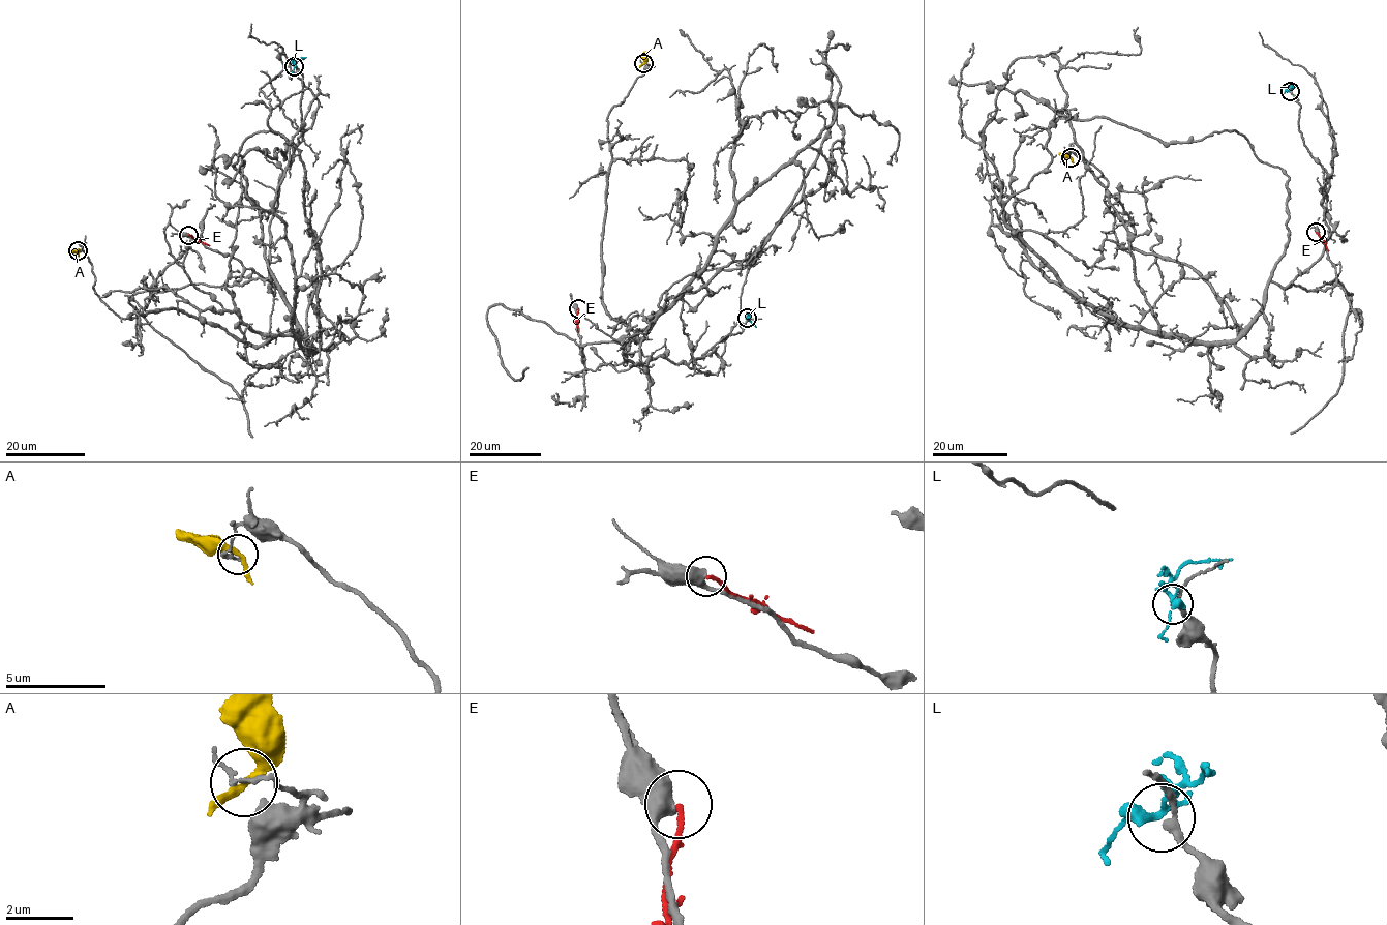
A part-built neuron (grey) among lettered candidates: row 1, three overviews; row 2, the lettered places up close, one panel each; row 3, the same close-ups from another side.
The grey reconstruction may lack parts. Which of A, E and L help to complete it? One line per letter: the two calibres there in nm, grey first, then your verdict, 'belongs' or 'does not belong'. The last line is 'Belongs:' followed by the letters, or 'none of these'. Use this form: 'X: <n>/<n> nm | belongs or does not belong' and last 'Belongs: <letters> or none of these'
A: 110/240 nm | does not belong
E: 440/130 nm | does not belong
L: 170/220 nm | does not belong
Belongs: none of these

